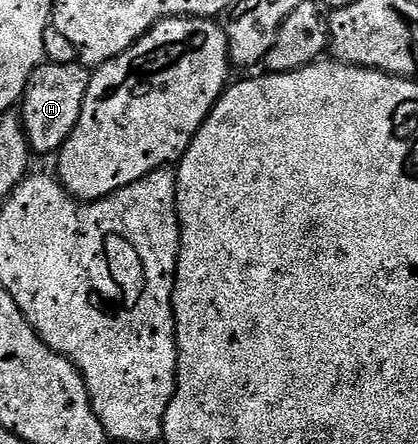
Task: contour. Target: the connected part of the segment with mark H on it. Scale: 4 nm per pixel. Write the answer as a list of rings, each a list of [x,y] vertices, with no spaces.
[[[43,63],[35,69],[26,84],[26,92],[20,102],[20,116],[26,138],[35,154],[50,153],[61,149],[62,144],[72,135],[80,119],[84,95],[88,91],[91,70],[81,63],[52,65]]]

